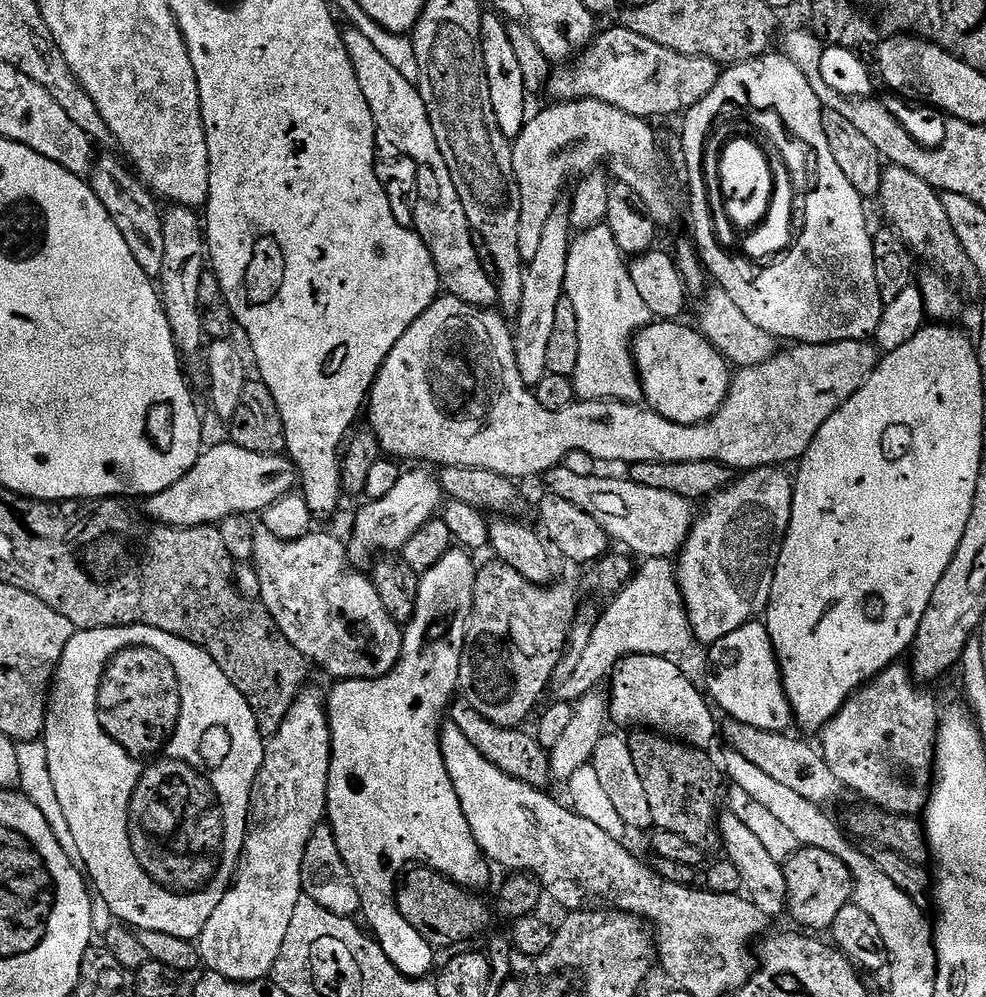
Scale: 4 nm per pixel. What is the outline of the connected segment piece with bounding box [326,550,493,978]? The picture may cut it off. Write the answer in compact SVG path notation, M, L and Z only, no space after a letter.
M453 550L447 552L438 562L438 566L430 566L428 572L423 573L418 586L418 602L414 606L414 614L403 629L404 649L400 652L400 661L384 676L376 680L341 680L333 683L332 693L329 691L326 696L326 711L328 714L328 725L332 735L332 761L330 762L330 778L328 779L328 810L326 823L332 828L334 842L338 842L338 854L342 854L342 862L346 862L346 870L354 878L354 886L358 890L360 899L360 911L364 912L367 920L367 927L374 937L380 949L387 952L390 962L394 962L396 969L404 976L420 978L424 972L424 952L431 953L433 946L402 918L402 914L396 905L396 886L398 877L409 866L423 866L433 868L444 876L449 876L454 883L460 884L469 890L481 890L488 884L493 869L483 852L480 851L478 842L474 842L474 834L470 834L470 822L466 822L466 814L462 814L462 802L458 802L458 794L454 794L454 782L446 770L446 762L442 758L440 749L440 730L442 721L449 711L450 705L457 695L460 687L460 663L462 662L462 650L464 639L468 633L468 619L472 616L472 603L474 602L474 582L478 571L477 561L472 561L467 551Z

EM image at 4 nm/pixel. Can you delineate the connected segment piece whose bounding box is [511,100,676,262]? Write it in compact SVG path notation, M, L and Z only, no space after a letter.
M566 100L563 102L552 102L549 103L549 105L549 108L542 109L536 117L533 115L531 118L525 119L524 128L518 135L516 135L516 139L511 141L512 157L514 158L514 174L516 175L516 181L518 182L518 194L522 198L522 215L518 217L518 250L522 254L522 258L525 262L532 260L535 252L538 251L538 246L542 243L543 230L546 227L547 220L550 219L550 210L554 210L554 206L565 195L564 187L567 186L568 179L570 179L575 172L580 172L579 174L587 174L593 169L599 169L601 165L604 164L602 163L604 159L616 160L616 174L614 172L615 179L619 181L619 183L630 186L630 190L634 190L638 194L638 198L642 198L644 211L648 213L648 216L656 223L656 225L664 226L664 224L672 224L675 222L676 200L672 197L672 184L668 181L667 170L664 169L664 156L660 153L660 144L656 141L656 132L650 125L648 125L651 123L649 123L647 119L626 114L622 110L618 110L612 104L607 104L601 100Z

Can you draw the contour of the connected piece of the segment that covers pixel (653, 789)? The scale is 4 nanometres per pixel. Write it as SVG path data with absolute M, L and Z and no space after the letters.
M651 730L629 731L626 739L630 746L630 754L634 757L634 766L638 769L638 778L642 778L642 786L646 789L653 825L659 830L670 830L670 834L686 838L686 842L690 842L695 848L707 850L717 847L720 844L718 821L722 811L722 792L720 796L722 772L717 761L715 764L703 748L692 748L689 744Z

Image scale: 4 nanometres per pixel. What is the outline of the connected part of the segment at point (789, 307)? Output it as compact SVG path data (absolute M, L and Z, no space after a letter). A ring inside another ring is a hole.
M778 178L776 220L770 220L770 224L748 224L748 230L697 230L694 243L707 275L730 294L734 306L738 306L754 326L766 330L771 336L796 344L868 340L875 337L878 322L882 322L885 302L880 297L878 278L874 278L871 239L865 238L861 242L860 252L856 252L852 243L852 234L868 228L864 204L865 197L860 196L858 190L846 190L842 196L832 196L824 194L824 188L816 188L816 194L808 194L808 190L796 186L796 178ZM800 236L818 238L818 246L800 244Z

